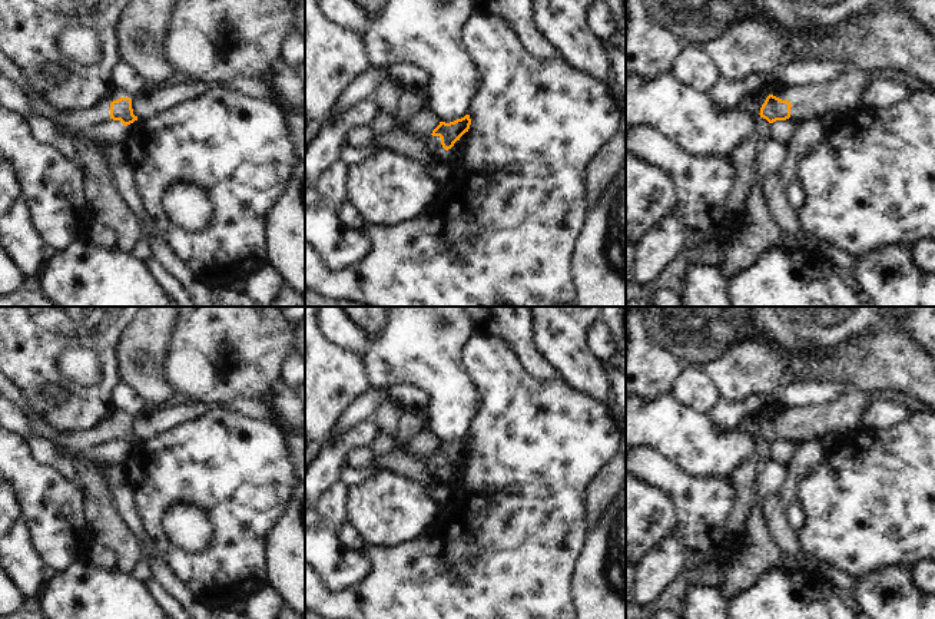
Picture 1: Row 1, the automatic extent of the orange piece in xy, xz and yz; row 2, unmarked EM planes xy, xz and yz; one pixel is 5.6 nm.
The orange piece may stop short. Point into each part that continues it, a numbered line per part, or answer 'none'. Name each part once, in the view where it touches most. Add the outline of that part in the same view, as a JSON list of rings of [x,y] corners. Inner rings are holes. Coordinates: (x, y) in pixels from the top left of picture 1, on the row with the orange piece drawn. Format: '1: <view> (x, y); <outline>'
1: yz (838, 95); [[[851,69],[815,87],[779,89],[775,96],[788,100],[790,119],[796,123],[820,119],[826,113],[843,113],[861,105],[863,89],[871,83],[872,73]]]

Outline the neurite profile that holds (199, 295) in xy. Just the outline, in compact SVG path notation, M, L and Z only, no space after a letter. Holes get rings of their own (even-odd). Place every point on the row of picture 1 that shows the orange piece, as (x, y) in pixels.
M127 163L115 165L110 166L110 169L119 196L139 221L142 235L147 239L152 258L176 279L190 298L192 307L212 307L213 298L210 289L200 284L178 259L166 241L159 235L155 221L146 213L143 201L139 198L135 188L132 169Z

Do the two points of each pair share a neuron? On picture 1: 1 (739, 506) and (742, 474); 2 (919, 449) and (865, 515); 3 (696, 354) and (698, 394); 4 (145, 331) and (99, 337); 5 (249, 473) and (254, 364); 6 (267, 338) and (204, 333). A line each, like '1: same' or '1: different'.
1: same
2: same
3: different
4: different
5: different
6: same

